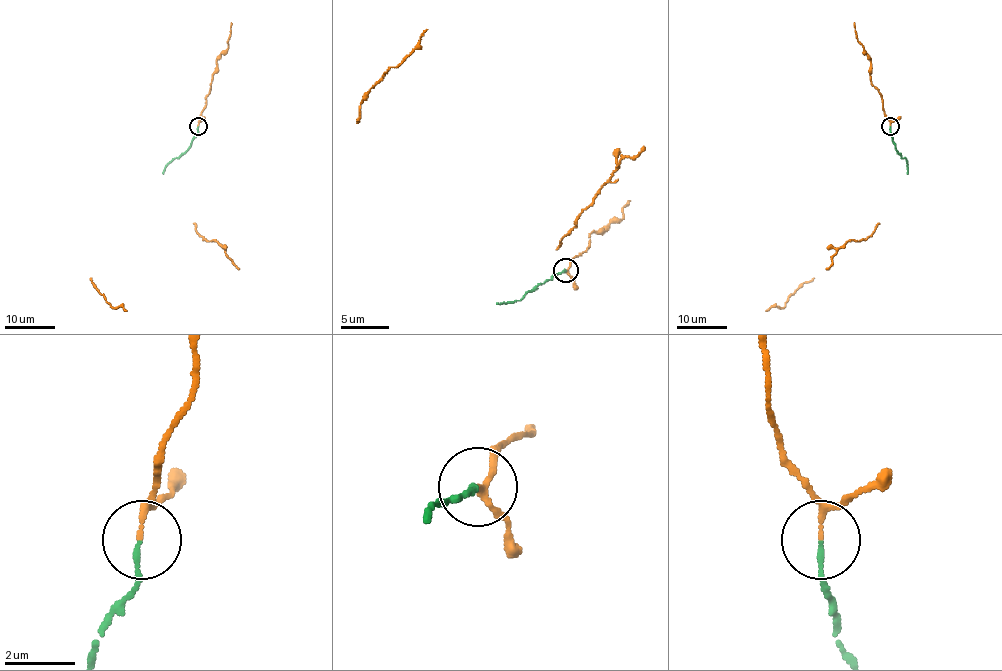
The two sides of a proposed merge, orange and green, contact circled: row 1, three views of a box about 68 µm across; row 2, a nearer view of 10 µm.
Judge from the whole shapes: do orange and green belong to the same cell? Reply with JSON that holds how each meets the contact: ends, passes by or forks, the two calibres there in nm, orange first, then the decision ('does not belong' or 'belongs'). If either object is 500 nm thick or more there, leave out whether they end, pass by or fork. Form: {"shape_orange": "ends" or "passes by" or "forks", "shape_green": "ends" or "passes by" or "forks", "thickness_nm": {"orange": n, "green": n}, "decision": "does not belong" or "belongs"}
{"shape_orange": "passes by", "shape_green": "ends", "thickness_nm": {"orange": 110, "green": 120}, "decision": "belongs"}

